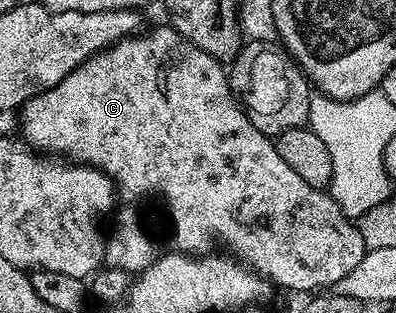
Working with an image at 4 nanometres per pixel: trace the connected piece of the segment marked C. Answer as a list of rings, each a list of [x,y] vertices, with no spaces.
[[[163,23],[159,29],[148,29],[135,33],[133,37],[126,37],[104,51],[92,55],[87,61],[77,65],[68,75],[64,75],[64,79],[60,79],[56,87],[46,89],[43,93],[28,99],[20,110],[21,140],[39,154],[53,155],[80,165],[90,165],[93,169],[106,173],[114,182],[115,190],[121,196],[123,193],[126,199],[146,197],[149,193],[162,197],[167,211],[170,212],[170,221],[174,224],[173,248],[179,253],[206,255],[213,250],[210,249],[213,245],[226,245],[227,254],[237,257],[243,265],[266,278],[267,282],[274,284],[275,281],[286,289],[326,291],[340,279],[344,279],[344,275],[348,275],[348,271],[352,271],[352,267],[356,267],[356,263],[360,263],[360,259],[368,251],[357,224],[347,217],[346,212],[335,203],[329,192],[304,183],[304,179],[300,179],[300,175],[296,175],[296,171],[292,171],[292,167],[288,167],[288,163],[280,159],[280,151],[276,151],[273,140],[250,122],[246,110],[234,96],[234,91],[230,87],[228,69],[223,62],[208,55],[208,51],[200,51],[200,47],[184,39],[184,35],[180,35],[169,24]]]

